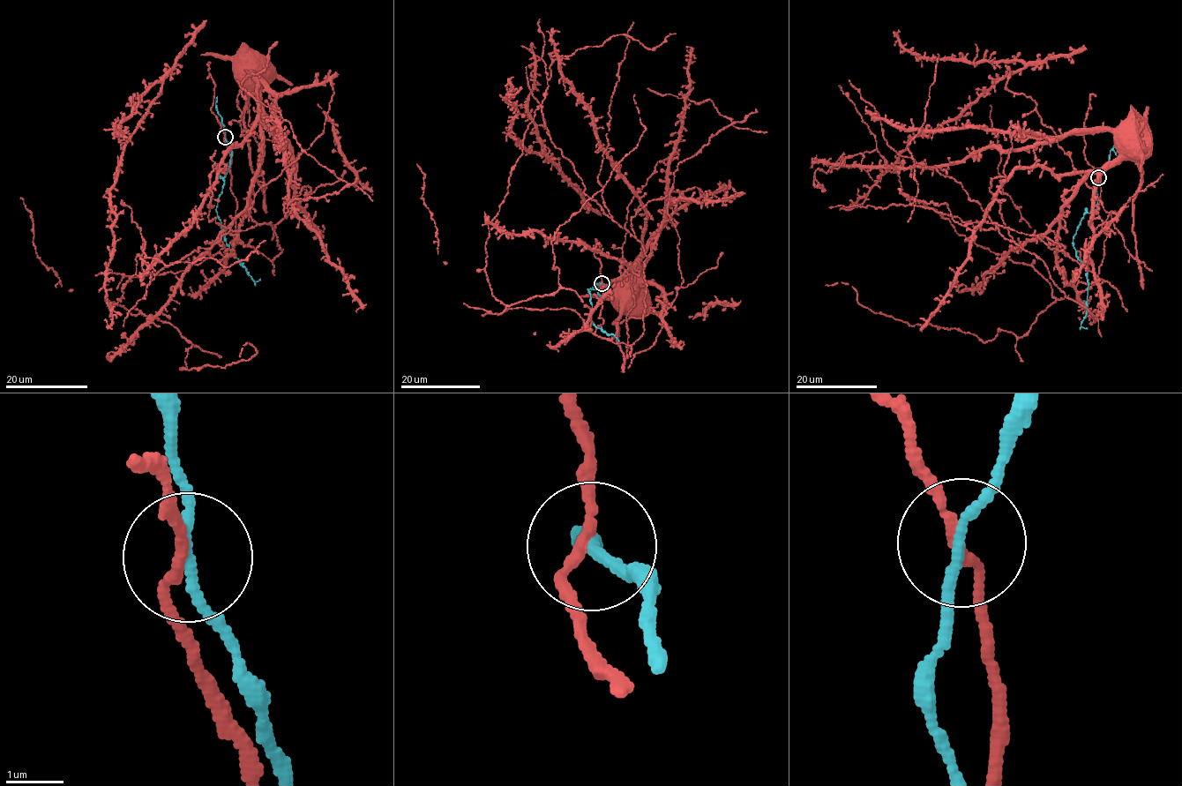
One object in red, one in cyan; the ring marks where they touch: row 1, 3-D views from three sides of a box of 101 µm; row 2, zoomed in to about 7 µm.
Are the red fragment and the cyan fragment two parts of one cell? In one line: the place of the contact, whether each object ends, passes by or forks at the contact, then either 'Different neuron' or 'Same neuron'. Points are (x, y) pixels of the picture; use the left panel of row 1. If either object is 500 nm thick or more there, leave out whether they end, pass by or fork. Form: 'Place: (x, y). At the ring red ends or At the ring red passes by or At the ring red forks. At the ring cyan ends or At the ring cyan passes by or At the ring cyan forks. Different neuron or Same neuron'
Place: (225, 137). At the ring red passes by. At the ring cyan passes by. Different neuron

